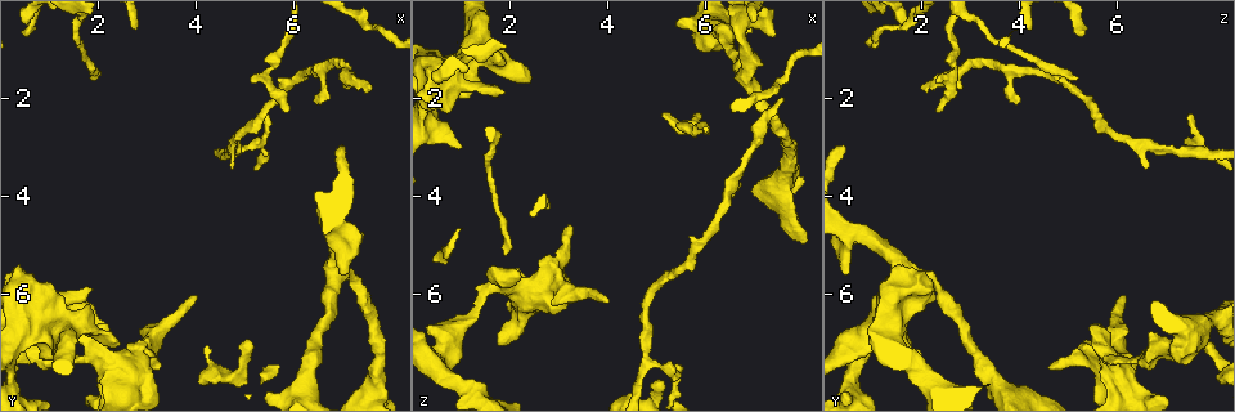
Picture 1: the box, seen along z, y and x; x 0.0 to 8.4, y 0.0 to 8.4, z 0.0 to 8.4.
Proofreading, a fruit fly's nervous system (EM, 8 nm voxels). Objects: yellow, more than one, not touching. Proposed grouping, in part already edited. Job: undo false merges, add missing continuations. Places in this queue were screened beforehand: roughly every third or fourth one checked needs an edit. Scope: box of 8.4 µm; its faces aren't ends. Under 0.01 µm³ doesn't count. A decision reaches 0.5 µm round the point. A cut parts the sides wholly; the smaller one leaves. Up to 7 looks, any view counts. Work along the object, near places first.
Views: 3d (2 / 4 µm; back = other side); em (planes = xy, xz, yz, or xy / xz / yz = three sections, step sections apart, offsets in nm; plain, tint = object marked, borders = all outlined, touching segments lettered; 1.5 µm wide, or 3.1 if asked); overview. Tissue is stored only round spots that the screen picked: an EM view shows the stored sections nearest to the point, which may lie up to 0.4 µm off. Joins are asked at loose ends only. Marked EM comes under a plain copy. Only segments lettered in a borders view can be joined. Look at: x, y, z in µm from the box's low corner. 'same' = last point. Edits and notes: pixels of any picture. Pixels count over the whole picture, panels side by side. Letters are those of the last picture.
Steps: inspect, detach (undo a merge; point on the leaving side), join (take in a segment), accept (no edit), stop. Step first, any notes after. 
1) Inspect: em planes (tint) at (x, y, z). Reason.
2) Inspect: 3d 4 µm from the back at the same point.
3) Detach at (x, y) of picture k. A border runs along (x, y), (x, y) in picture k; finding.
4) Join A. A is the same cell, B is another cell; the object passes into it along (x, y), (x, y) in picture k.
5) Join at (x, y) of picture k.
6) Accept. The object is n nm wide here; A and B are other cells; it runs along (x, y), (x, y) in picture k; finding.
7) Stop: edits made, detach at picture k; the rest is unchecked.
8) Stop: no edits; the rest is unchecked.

Inspect: em planes (borders) at (5.45, 2.35, 7.45). Free end.

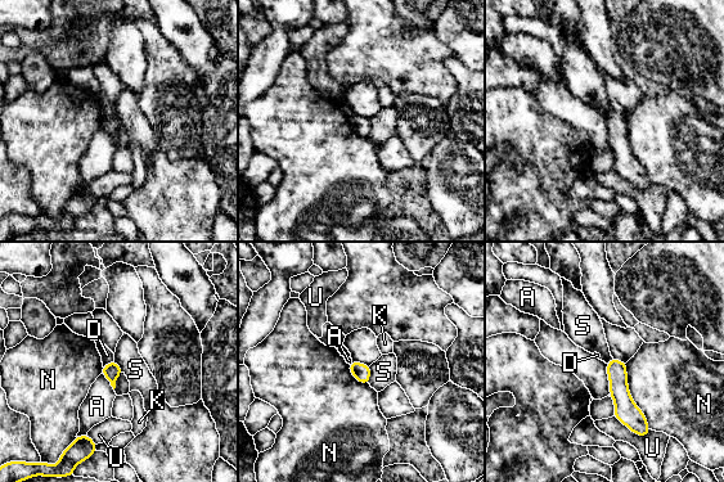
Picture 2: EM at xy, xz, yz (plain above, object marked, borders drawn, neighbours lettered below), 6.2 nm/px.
Accept. The longest contact is with N, 440 nm; A, D, K, N, S and U are other cells; a border runs along (371, 365), (371, 381), (368, 383) in picture 2; no lettered segment goes on from it.

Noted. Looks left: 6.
Inspect: em planes (tint) at (6.55, 1.40, 3.75). Branch point.

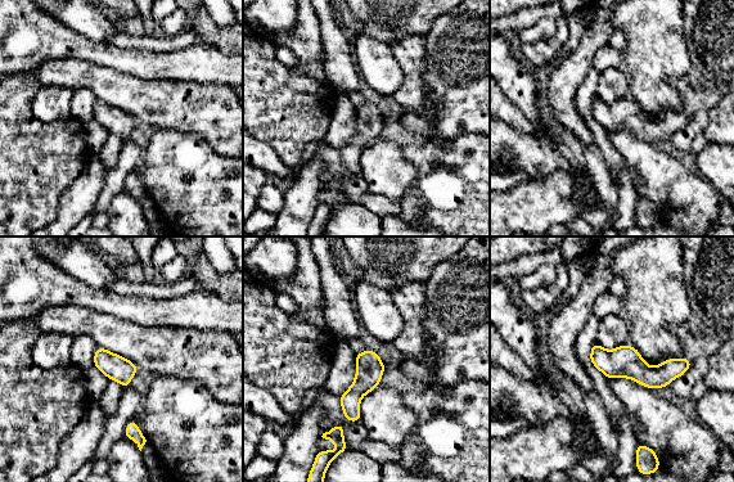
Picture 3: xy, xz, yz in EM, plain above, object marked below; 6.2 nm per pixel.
Inspect: em planes (borders) at the same point.

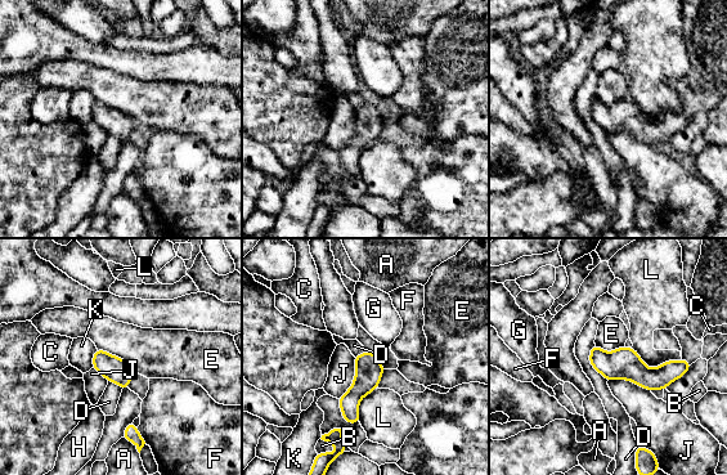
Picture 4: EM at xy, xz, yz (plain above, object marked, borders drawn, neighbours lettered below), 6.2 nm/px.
Accept. The object is 160 nm wide here; A, B, C, D, E, F, G, H, J, K and L are other cells; it runs along (592, 355), (641, 375), (686, 366) in picture 4; one neuron here.

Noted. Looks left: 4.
Inspect: em planes (borders) at (7.50, 1.80, 2.00).

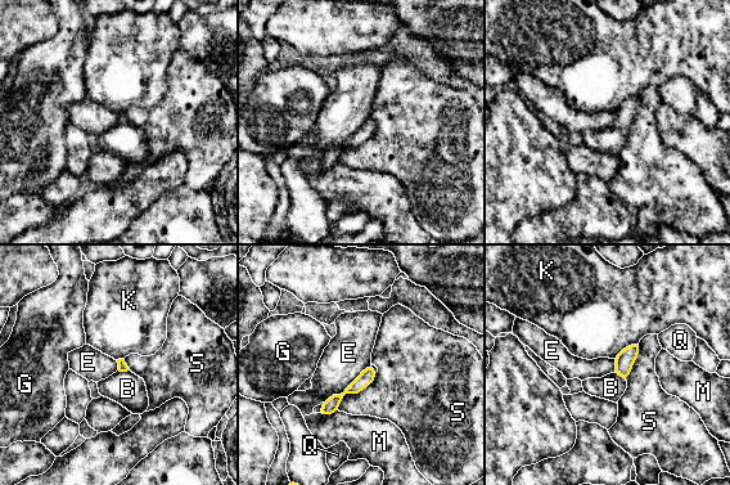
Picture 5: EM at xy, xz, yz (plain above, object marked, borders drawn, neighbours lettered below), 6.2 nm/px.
Join at (611, 387) of picture 5. B is the same cell, E, G, K, M, Q and S are other cells; the object passes into it along (625, 360), (621, 377), (611, 387) in picture 5; it goes on there.

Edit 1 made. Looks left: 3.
Stop: edits made, join at picture 5; the rest is unchecked.

